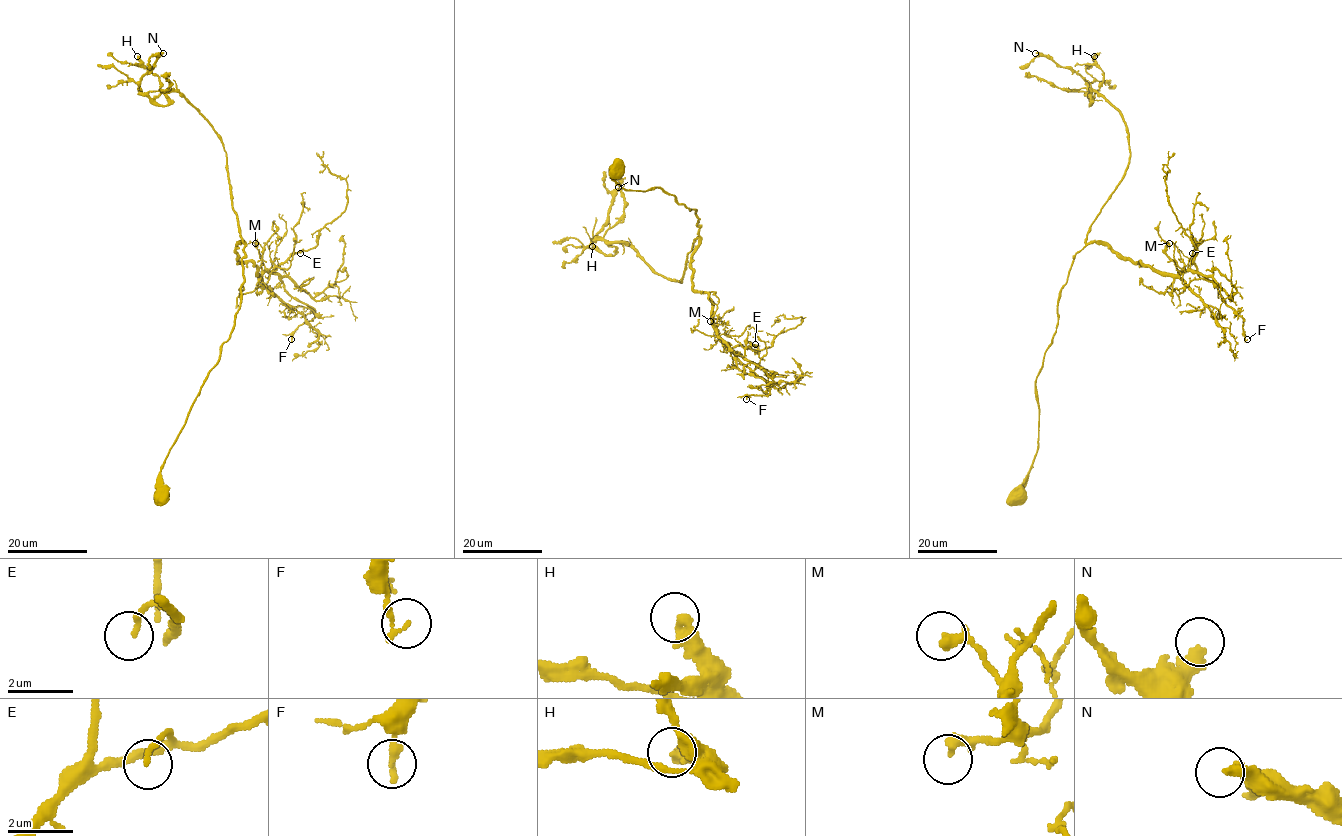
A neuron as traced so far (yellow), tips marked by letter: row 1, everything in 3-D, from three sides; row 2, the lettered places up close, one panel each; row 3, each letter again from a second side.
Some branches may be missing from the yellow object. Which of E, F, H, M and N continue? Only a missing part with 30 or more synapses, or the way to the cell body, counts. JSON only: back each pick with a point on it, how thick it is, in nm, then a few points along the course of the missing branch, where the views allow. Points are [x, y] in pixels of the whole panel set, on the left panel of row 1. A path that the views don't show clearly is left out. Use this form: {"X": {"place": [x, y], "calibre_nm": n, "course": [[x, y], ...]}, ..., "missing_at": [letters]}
{"N": {"place": [163, 53], "calibre_nm": 360, "course": [[163, 53], [174, 52], [177, 48]]}, "missing_at": ["N"]}

